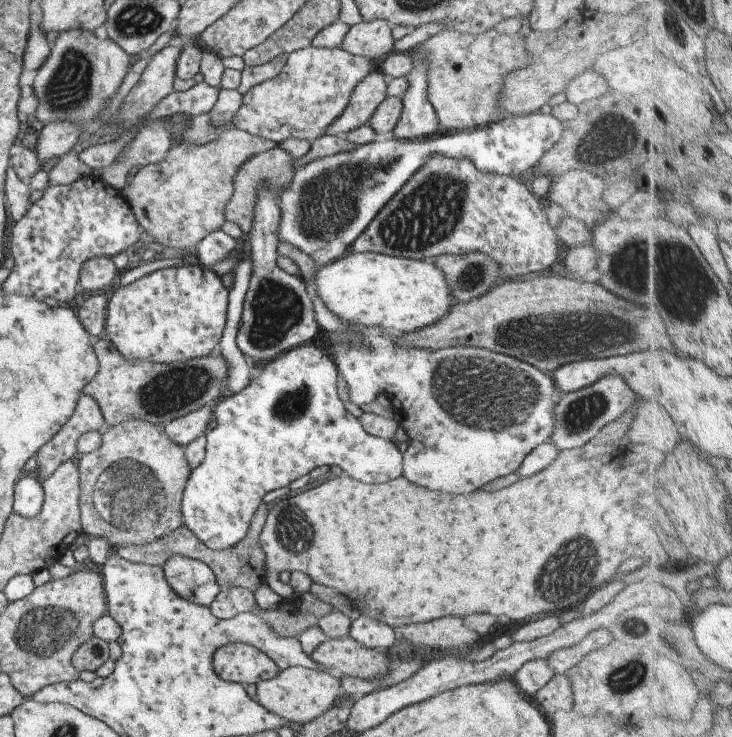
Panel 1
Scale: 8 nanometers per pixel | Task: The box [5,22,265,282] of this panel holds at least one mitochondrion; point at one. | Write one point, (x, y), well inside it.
(70, 90)

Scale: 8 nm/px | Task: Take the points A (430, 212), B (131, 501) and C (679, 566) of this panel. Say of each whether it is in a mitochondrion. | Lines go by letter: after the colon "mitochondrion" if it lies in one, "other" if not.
A: mitochondrion
B: mitochondrion
C: other

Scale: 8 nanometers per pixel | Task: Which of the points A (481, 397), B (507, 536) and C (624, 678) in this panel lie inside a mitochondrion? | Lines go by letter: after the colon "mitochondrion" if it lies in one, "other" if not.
A: mitochondrion
B: other
C: mitochondrion

